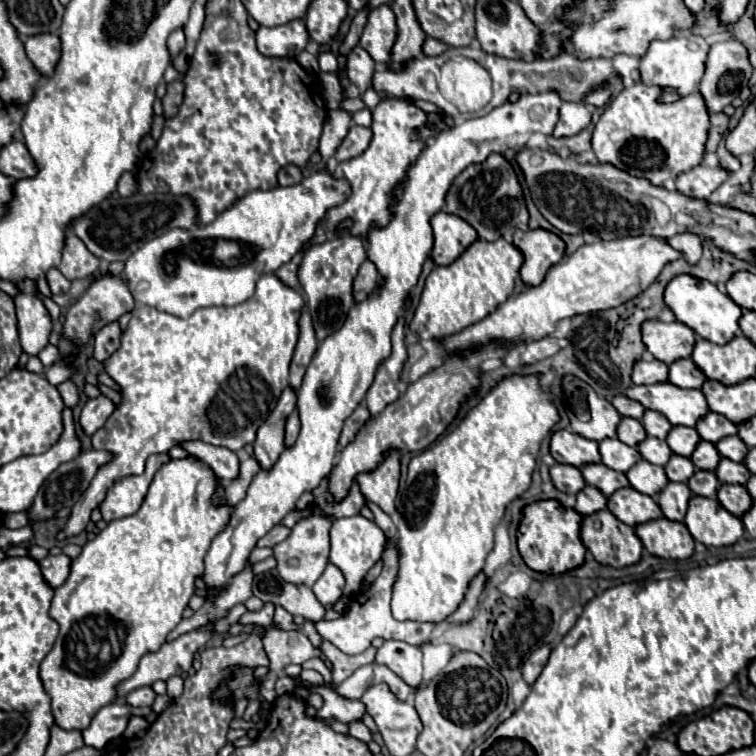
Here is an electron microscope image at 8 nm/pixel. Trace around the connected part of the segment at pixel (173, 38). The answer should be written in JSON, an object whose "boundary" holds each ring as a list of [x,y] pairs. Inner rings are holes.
{"boundary":[[[178,28],[178,30],[174,30],[174,32],[170,34],[170,38],[168,38],[168,50],[170,50],[172,56],[176,56],[178,52],[184,50],[184,46],[186,46],[186,36],[184,36],[184,30]]]}

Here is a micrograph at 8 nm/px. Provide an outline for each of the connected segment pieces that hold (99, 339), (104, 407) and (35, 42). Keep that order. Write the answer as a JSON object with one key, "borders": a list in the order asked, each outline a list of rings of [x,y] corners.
{"borders":[[[[118,322],[102,328],[94,338],[94,358],[98,362],[104,362],[106,356],[112,356],[118,350],[120,336],[122,334],[120,334],[120,328],[118,328]]],[[[98,396],[94,400],[88,400],[80,414],[80,424],[82,424],[84,432],[92,436],[98,428],[102,428],[102,424],[106,424],[106,420],[110,418],[110,412],[114,412],[114,408],[116,406],[108,396]]],[[[44,32],[38,36],[28,36],[26,40],[26,54],[32,60],[32,64],[38,68],[42,76],[48,76],[58,58],[60,58],[60,38],[58,34]]]]}

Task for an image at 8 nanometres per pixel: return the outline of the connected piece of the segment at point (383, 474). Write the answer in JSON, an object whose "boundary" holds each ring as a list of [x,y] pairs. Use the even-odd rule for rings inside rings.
{"boundary":[[[390,452],[386,460],[368,474],[358,474],[356,482],[366,500],[376,502],[386,514],[396,512],[396,494],[400,480],[400,458],[398,452]]]}

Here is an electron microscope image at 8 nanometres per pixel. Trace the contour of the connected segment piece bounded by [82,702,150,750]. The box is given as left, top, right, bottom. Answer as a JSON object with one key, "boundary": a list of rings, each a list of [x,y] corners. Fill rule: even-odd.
{"boundary":[[[112,702],[112,704],[106,704],[102,706],[96,716],[92,718],[90,726],[82,730],[82,738],[84,738],[84,744],[86,746],[92,746],[96,750],[104,750],[104,746],[114,740],[114,738],[120,738],[126,730],[126,724],[128,724],[128,718],[132,714],[138,714],[138,716],[148,716],[150,714],[150,708],[132,708],[124,702]]]}

